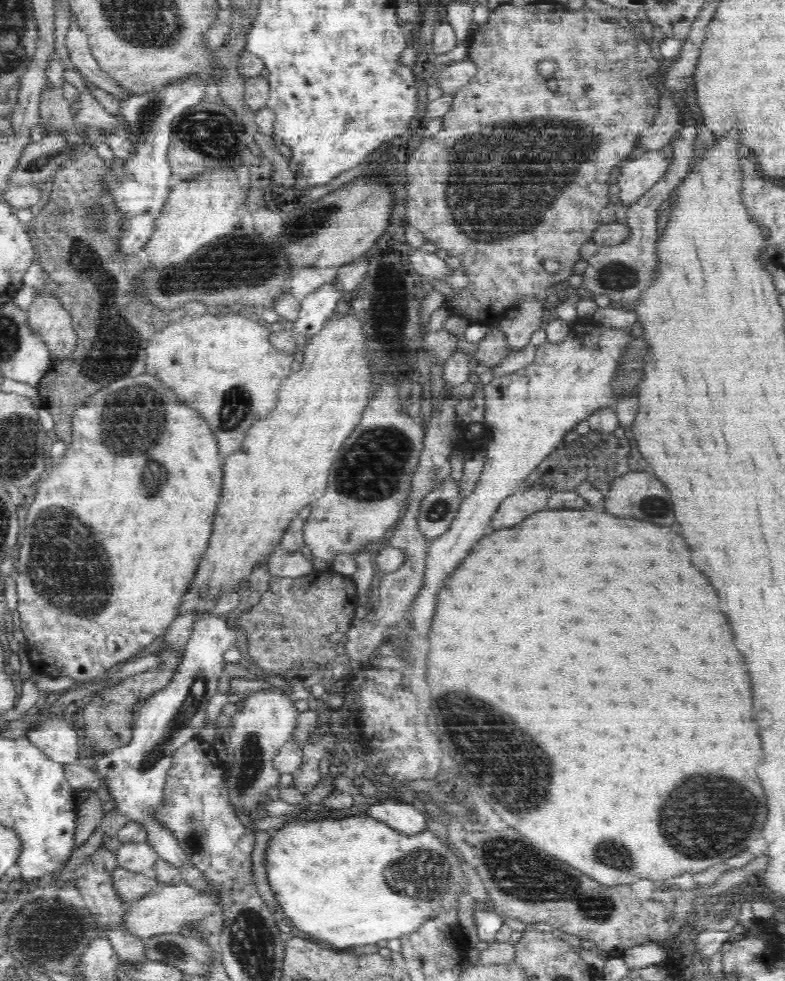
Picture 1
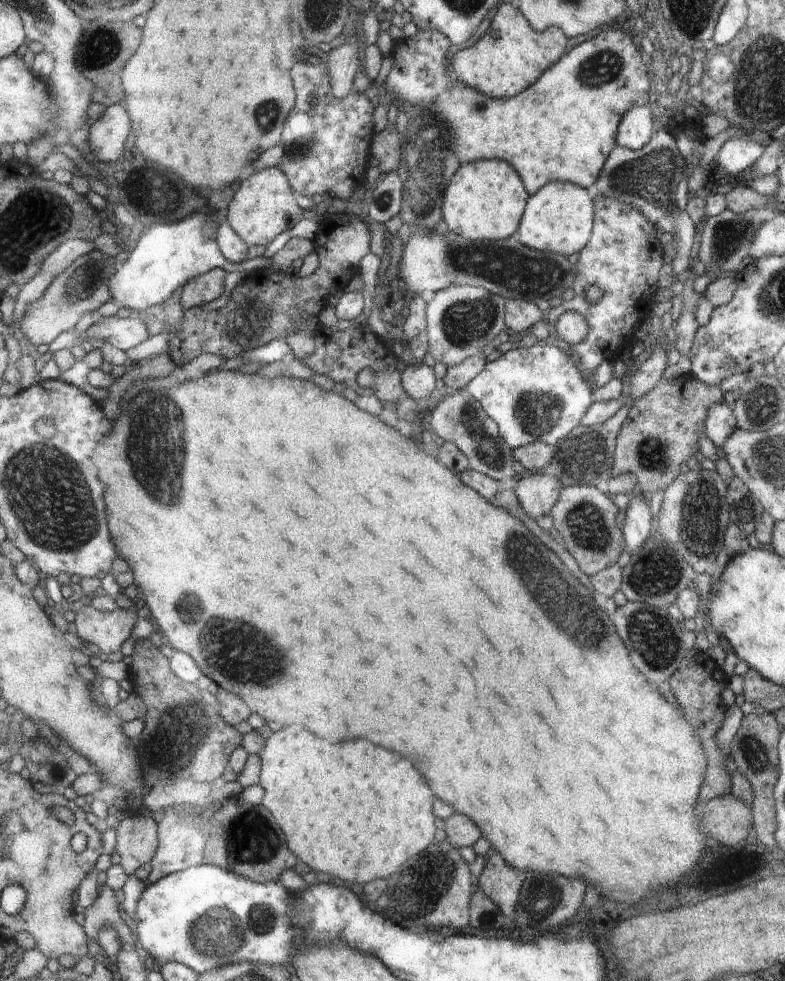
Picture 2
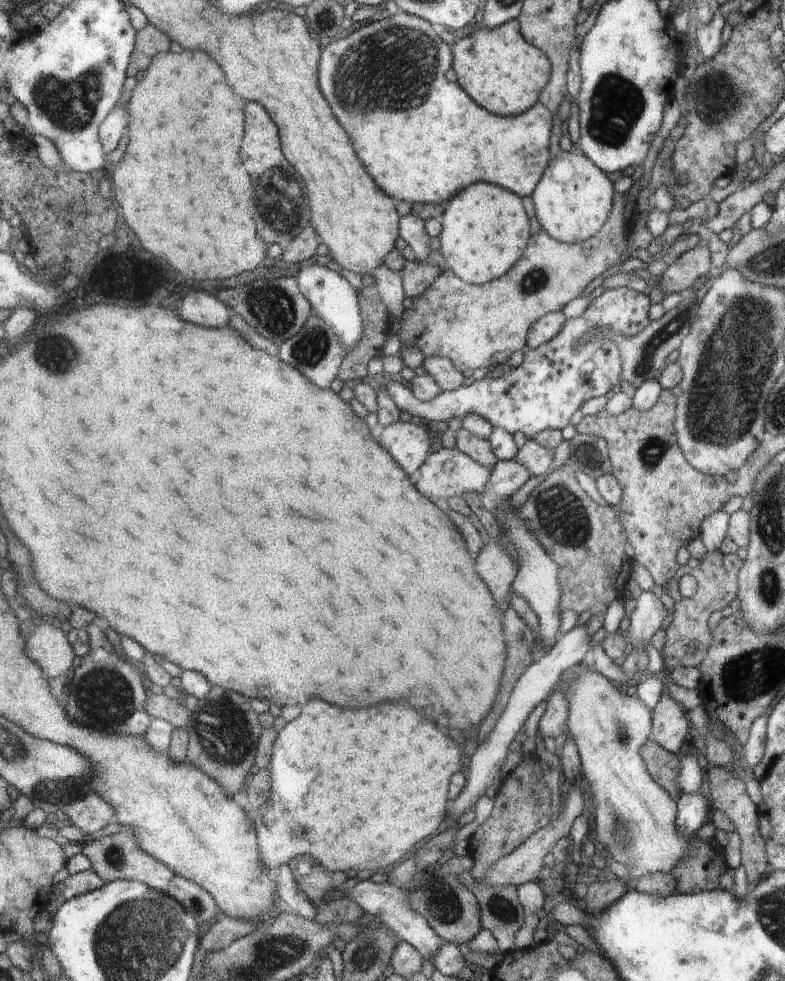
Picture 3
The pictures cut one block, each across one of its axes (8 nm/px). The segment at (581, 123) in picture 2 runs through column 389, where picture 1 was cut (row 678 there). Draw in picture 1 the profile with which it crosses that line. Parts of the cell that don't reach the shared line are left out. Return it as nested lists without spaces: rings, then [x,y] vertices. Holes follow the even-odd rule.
[[[148,372],[138,376],[114,378],[104,385],[104,388],[92,393],[88,402],[74,408],[71,422],[72,438],[74,438],[72,448],[66,452],[64,462],[56,464],[48,472],[48,476],[42,482],[38,482],[36,500],[28,508],[15,582],[18,595],[18,625],[28,641],[27,656],[34,666],[34,672],[52,678],[70,676],[76,682],[75,686],[79,686],[84,682],[100,679],[126,661],[134,659],[135,654],[152,644],[158,636],[162,636],[178,616],[178,607],[183,602],[188,580],[192,580],[192,572],[196,572],[196,564],[200,564],[200,556],[204,554],[204,548],[208,546],[210,540],[212,520],[222,492],[222,462],[218,456],[218,442],[212,430],[208,428],[206,420],[194,408],[186,406],[163,380]]]

